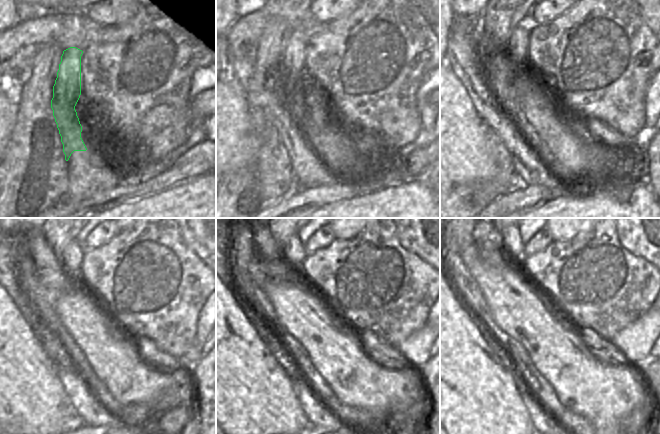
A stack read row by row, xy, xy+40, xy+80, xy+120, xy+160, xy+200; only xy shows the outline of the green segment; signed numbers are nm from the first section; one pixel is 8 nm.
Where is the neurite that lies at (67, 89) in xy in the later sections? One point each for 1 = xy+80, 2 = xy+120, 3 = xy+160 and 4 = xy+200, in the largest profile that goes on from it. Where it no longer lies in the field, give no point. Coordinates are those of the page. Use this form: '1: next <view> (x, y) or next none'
1: next xy+80 (529, 171)
2: next xy+120 (94, 414)
3: next xy+160 (317, 416)
4: next xy+200 (542, 421)

